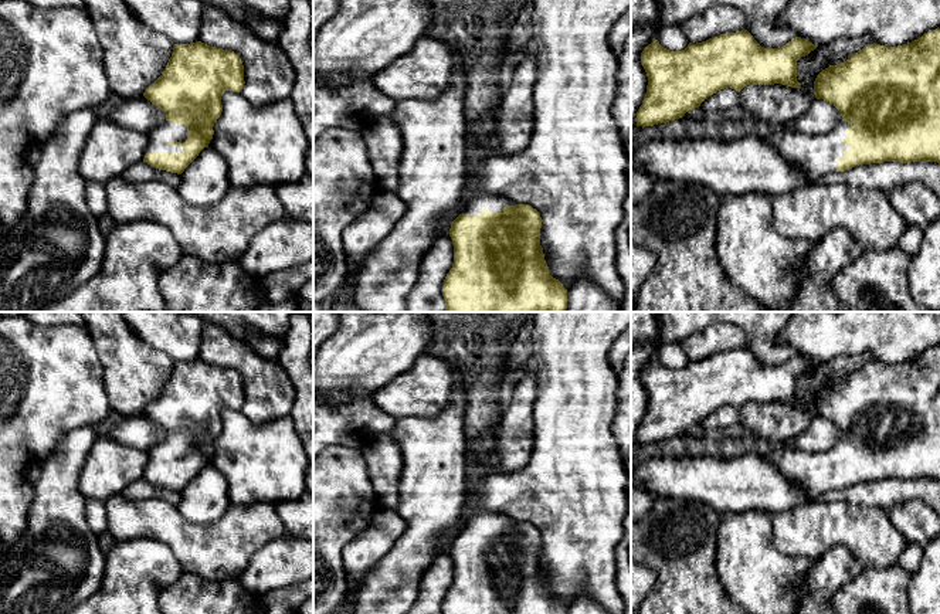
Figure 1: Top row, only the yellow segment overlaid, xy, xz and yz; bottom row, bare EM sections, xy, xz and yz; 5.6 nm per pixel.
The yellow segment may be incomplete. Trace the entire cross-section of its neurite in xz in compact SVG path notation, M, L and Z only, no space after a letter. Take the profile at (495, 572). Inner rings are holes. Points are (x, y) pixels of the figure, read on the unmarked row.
M476 510L451 540L452 586L442 603L442 614L567 614L553 596L540 563L540 530L499 512Z

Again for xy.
M201 359L174 362L164 389L143 410L147 418L166 430L166 438L147 451L143 479L159 488L181 492L208 465L213 444L223 430L221 413L225 408L240 410L244 401L244 383L234 369Z

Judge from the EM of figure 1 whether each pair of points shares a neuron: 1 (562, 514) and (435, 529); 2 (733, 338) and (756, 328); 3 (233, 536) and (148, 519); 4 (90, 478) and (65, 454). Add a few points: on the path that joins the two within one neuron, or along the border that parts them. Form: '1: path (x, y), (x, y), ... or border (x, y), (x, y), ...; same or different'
1: border (465, 494), (457, 532); different
2: border (737, 326), (745, 333), (746, 346); different
3: path (211, 536), (182, 536), (169, 526); same
4: border (95, 440), (78, 481), (78, 491), (85, 499); different

